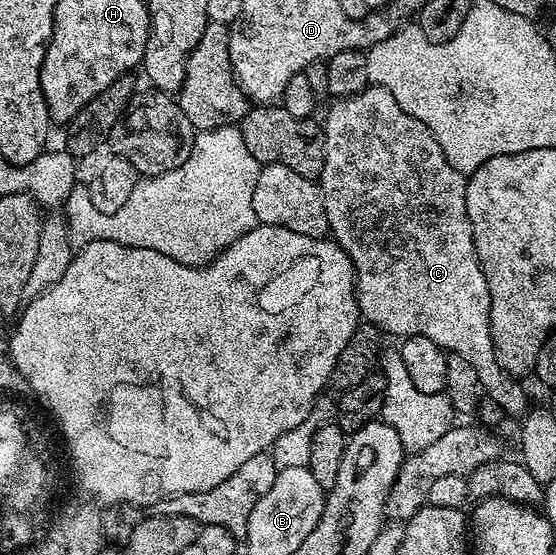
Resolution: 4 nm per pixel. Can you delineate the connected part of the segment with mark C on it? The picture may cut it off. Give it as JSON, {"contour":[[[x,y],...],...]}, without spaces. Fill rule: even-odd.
{"contour":[[[370,84],[369,88],[364,89],[363,92],[356,93],[350,97],[342,97],[334,100],[332,103],[334,105],[330,107],[325,121],[323,120],[325,162],[323,163],[323,171],[319,178],[319,188],[324,196],[326,217],[329,220],[328,232],[331,234],[332,240],[336,241],[345,250],[345,254],[353,258],[355,288],[360,316],[368,324],[375,325],[378,330],[384,332],[386,329],[389,333],[420,335],[431,339],[441,349],[444,349],[446,354],[471,363],[471,368],[474,369],[475,375],[479,375],[482,394],[488,400],[490,397],[495,404],[501,405],[502,411],[507,416],[514,417],[514,419],[524,417],[531,408],[529,397],[525,394],[524,387],[521,386],[522,382],[510,377],[507,371],[503,371],[503,367],[495,355],[495,347],[491,339],[491,331],[489,330],[489,288],[477,258],[478,253],[475,251],[475,243],[477,242],[475,230],[471,227],[471,219],[467,215],[466,174],[455,171],[455,167],[451,167],[451,163],[447,163],[447,159],[443,155],[443,151],[439,147],[439,143],[432,131],[419,119],[407,115],[403,111],[403,107],[399,107],[399,103],[395,103],[395,95],[391,95],[391,91],[387,91],[382,85]],[[348,153],[353,153],[353,166],[349,166],[345,162],[345,156]]]}

